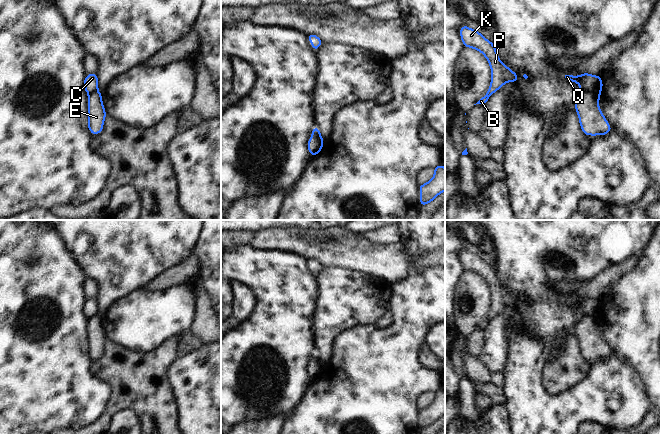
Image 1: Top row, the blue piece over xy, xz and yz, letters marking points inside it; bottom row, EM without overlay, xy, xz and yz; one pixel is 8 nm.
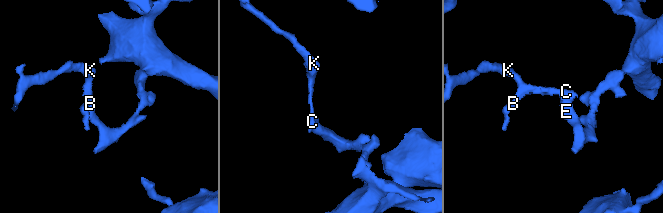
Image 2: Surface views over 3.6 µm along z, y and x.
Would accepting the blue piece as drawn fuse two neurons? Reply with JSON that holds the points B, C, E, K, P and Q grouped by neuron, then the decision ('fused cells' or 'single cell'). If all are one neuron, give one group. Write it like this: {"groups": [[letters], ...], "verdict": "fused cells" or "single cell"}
{"groups": [["B", "C", "K", "P", "Q"], ["E"]], "verdict": "fused cells"}

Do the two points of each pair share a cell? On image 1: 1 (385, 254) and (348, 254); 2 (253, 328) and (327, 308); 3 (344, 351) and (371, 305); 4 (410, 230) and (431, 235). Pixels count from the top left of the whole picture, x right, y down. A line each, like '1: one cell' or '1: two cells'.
1: one cell
2: two cells
3: two cells
4: one cell

